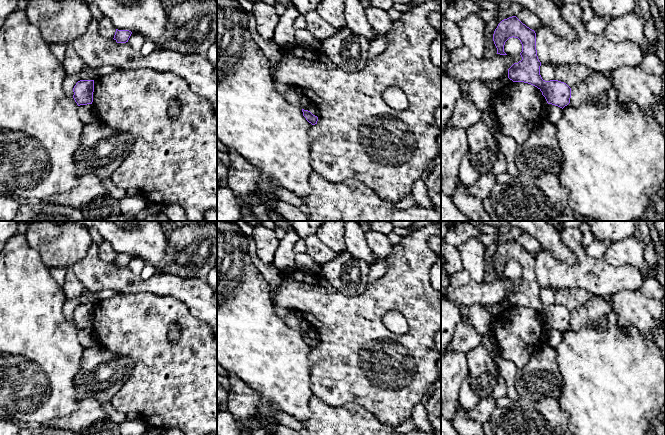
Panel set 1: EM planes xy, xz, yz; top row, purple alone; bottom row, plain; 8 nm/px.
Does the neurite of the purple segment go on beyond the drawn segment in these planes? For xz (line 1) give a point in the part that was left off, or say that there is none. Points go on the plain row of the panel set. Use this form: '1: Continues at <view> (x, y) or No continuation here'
1: No continuation here

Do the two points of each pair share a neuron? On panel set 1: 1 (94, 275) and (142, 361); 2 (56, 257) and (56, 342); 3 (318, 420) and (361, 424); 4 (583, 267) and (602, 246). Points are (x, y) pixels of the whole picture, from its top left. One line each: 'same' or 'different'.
1: different
2: different
3: same
4: different

